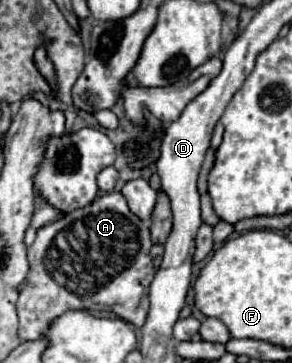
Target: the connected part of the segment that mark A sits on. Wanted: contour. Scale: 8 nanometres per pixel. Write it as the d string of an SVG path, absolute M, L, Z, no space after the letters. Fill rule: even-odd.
M108 192L98 196L92 204L64 214L60 220L38 230L34 244L28 248L30 274L28 284L18 298L20 340L38 340L44 336L50 320L66 310L110 310L122 320L142 326L148 314L148 286L154 278L154 266L150 258L150 230L148 226L130 212L120 192Z

